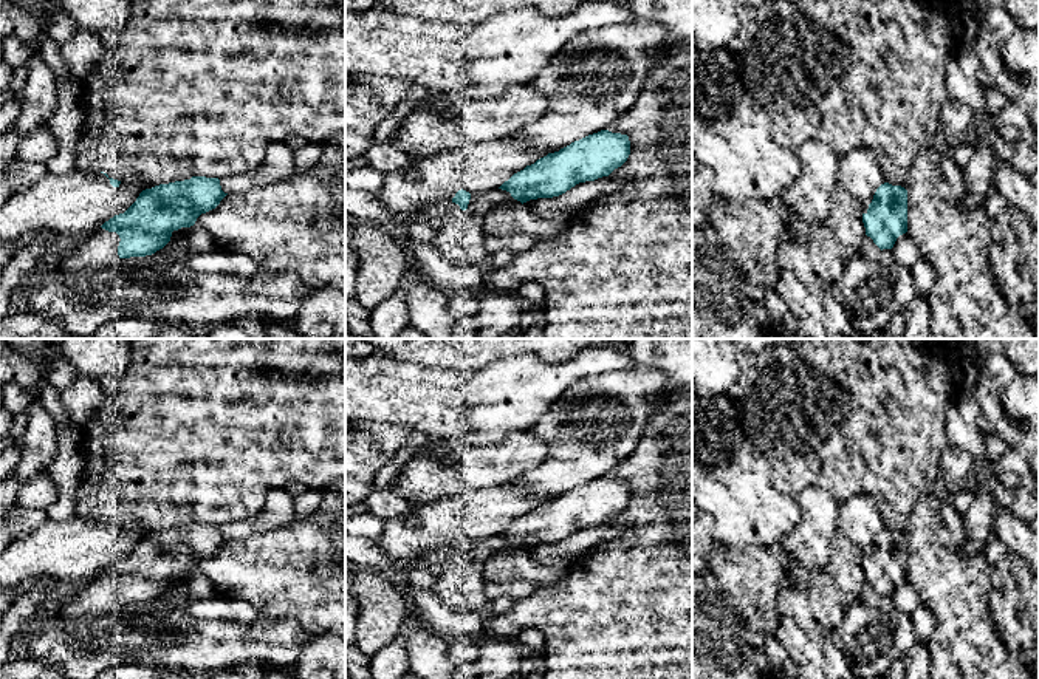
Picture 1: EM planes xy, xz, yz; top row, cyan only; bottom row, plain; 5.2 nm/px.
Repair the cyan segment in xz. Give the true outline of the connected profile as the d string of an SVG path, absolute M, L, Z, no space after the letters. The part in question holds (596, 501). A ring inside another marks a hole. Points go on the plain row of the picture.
M601 476L526 512L499 535L509 538L522 551L559 543L579 529L609 523L629 501L627 481Z

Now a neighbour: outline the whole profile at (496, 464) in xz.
M531 432L486 445L438 441L435 456L412 458L387 489L409 503L434 501L513 483L542 464L547 455L547 442Z

